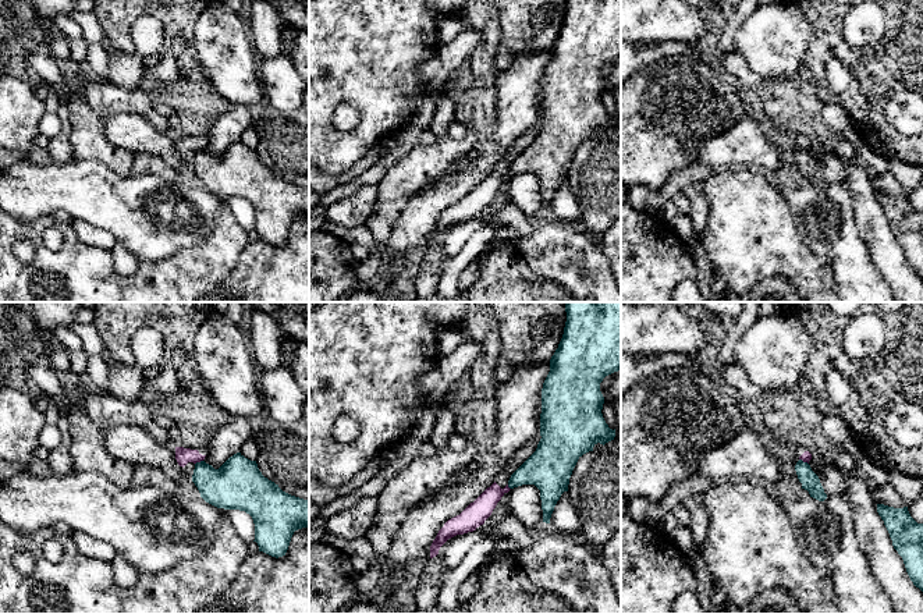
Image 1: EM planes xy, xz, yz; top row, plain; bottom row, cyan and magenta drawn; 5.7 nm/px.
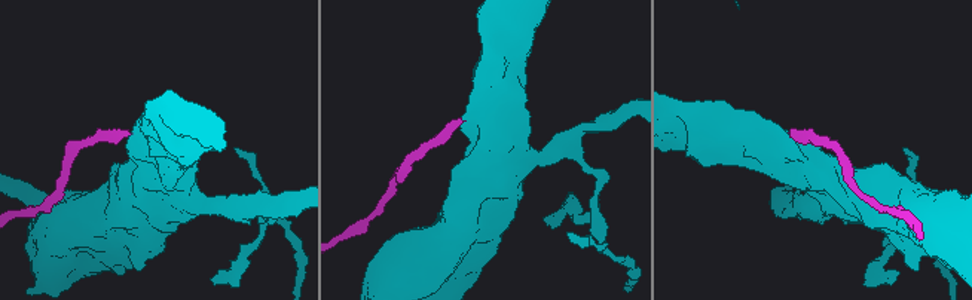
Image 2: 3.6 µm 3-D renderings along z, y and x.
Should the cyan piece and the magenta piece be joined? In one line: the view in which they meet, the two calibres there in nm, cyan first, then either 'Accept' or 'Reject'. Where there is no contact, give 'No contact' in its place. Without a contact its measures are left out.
Touches cyan in xy. Thickness 280 nm (cyan) against 90 nm. Reject

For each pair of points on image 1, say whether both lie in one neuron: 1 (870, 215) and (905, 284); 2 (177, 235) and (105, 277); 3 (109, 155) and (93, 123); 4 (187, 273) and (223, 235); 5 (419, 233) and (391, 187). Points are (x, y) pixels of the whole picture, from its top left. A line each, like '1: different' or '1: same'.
1: same
2: different
3: same
4: same
5: different

